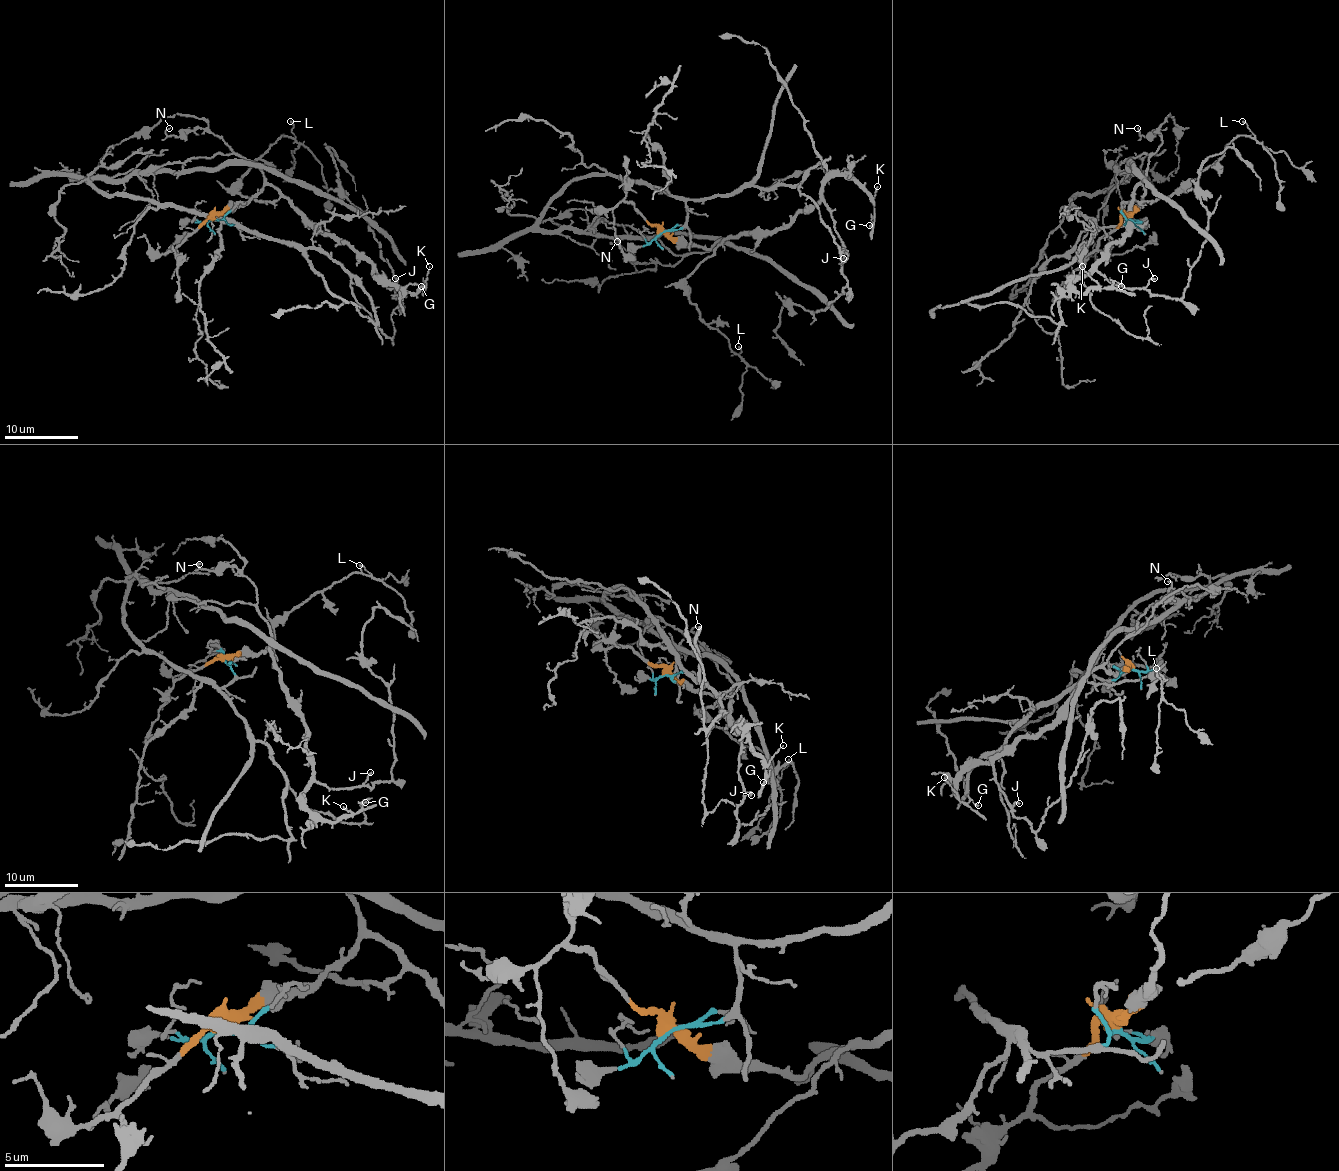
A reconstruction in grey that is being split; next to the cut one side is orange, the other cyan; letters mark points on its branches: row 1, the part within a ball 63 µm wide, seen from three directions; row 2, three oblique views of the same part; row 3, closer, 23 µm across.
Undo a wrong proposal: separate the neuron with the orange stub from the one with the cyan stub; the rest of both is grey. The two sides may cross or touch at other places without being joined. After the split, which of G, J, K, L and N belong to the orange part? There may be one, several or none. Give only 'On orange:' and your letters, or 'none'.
On orange: G, J, K, L, N

